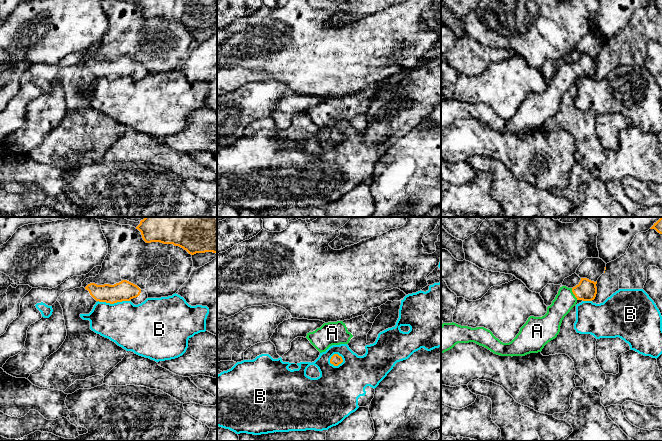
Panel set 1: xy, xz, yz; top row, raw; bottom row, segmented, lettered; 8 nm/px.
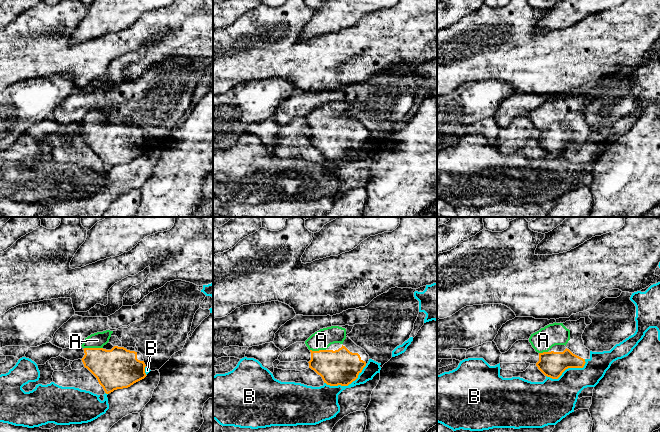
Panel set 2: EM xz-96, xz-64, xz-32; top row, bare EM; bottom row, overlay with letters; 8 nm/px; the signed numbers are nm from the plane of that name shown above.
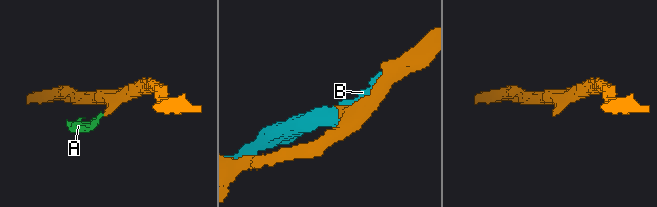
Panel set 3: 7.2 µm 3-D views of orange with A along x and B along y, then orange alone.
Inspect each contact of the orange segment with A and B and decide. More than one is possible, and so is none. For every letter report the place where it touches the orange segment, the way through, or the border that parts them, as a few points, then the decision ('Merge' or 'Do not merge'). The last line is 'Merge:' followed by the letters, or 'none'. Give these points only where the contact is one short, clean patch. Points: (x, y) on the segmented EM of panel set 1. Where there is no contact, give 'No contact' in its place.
A: Touches orange at yz (574, 294). Path across: yz (586, 290), (574, 294), (565, 300). Merge
B: Touches orange at xz (335, 365). Do not merge
Merge: A

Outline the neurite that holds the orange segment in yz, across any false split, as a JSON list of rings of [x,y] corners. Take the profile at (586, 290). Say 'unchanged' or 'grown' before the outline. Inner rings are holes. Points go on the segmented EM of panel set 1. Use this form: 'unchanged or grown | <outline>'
grown | [[[581,278],[578,285],[573,288],[566,286],[560,287],[558,294],[552,301],[552,304],[547,307],[547,313],[542,317],[530,316],[526,323],[520,328],[519,333],[509,343],[503,343],[496,338],[493,333],[484,328],[476,327],[471,328],[468,326],[461,326],[454,322],[443,323],[441,325],[441,353],[444,353],[452,349],[458,343],[474,342],[480,346],[483,346],[500,356],[525,356],[530,353],[541,352],[544,346],[555,339],[560,332],[560,326],[564,317],[570,312],[570,310],[576,305],[578,300],[592,301],[597,294],[597,281],[591,281],[587,278]]]

